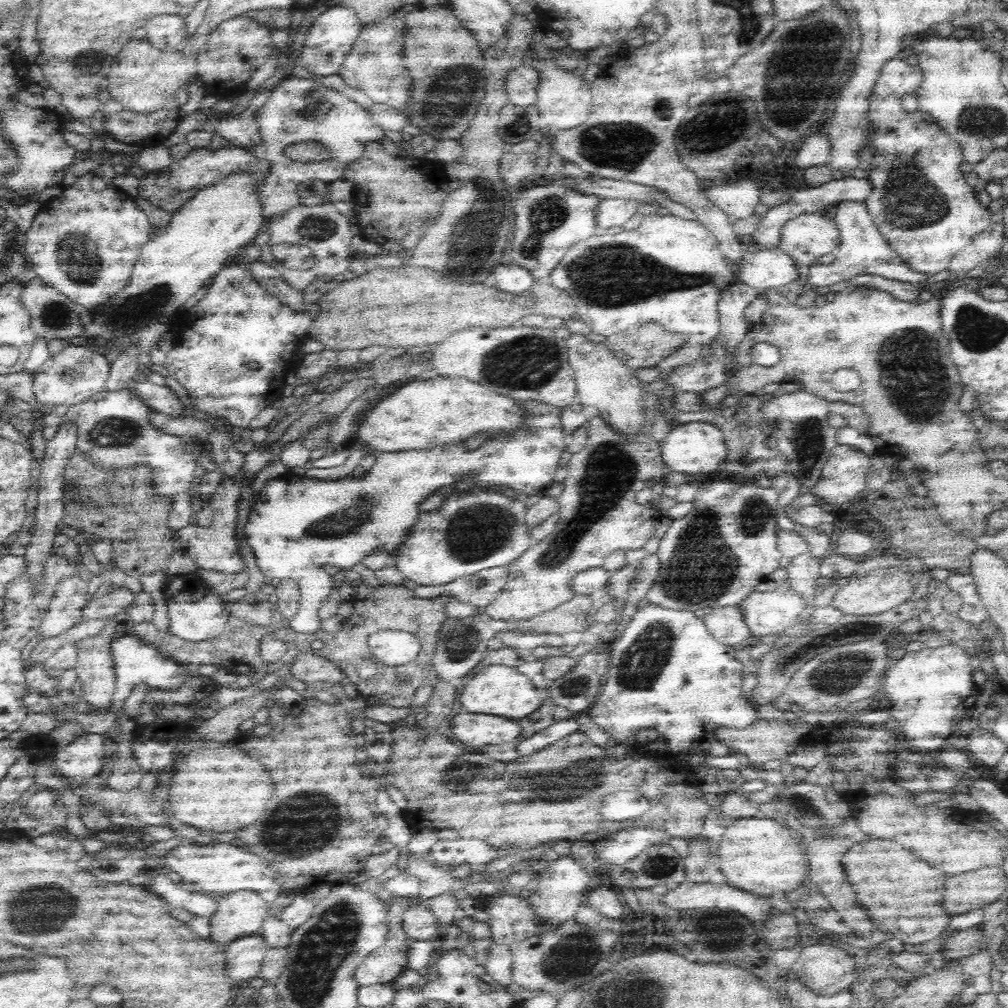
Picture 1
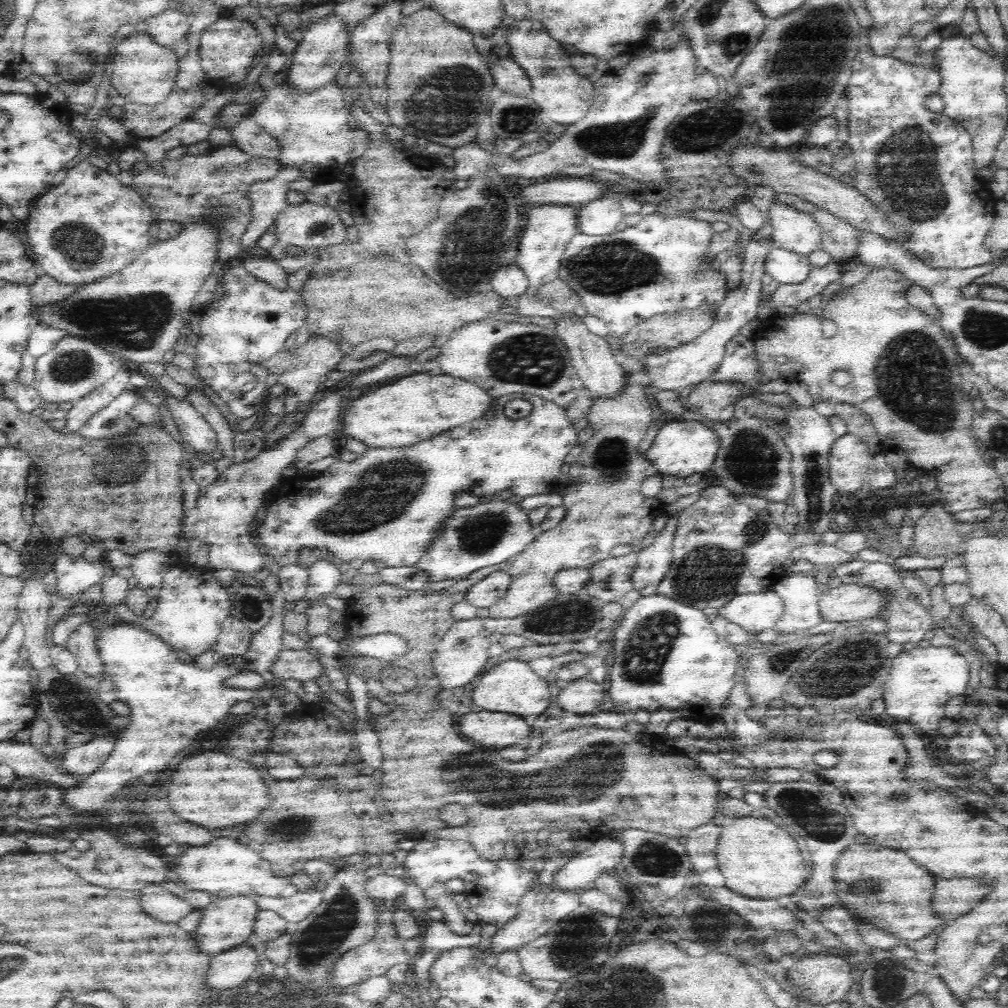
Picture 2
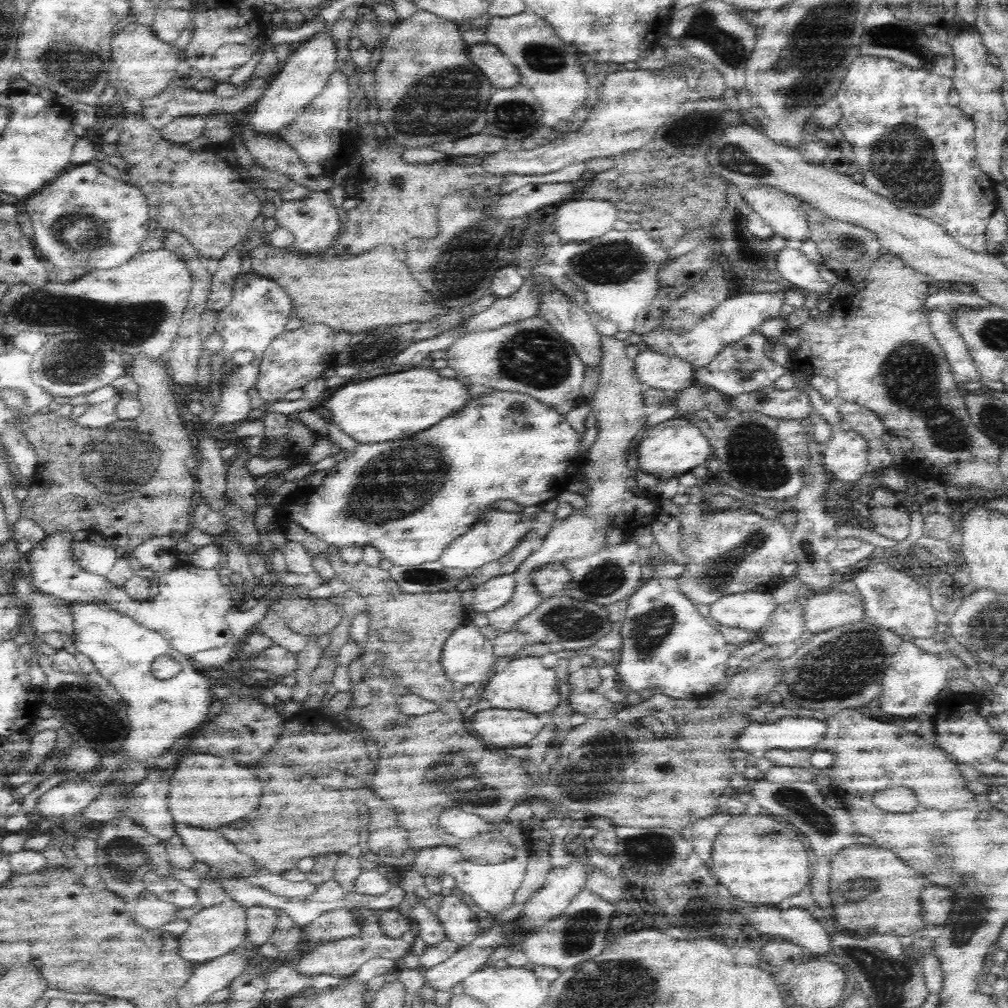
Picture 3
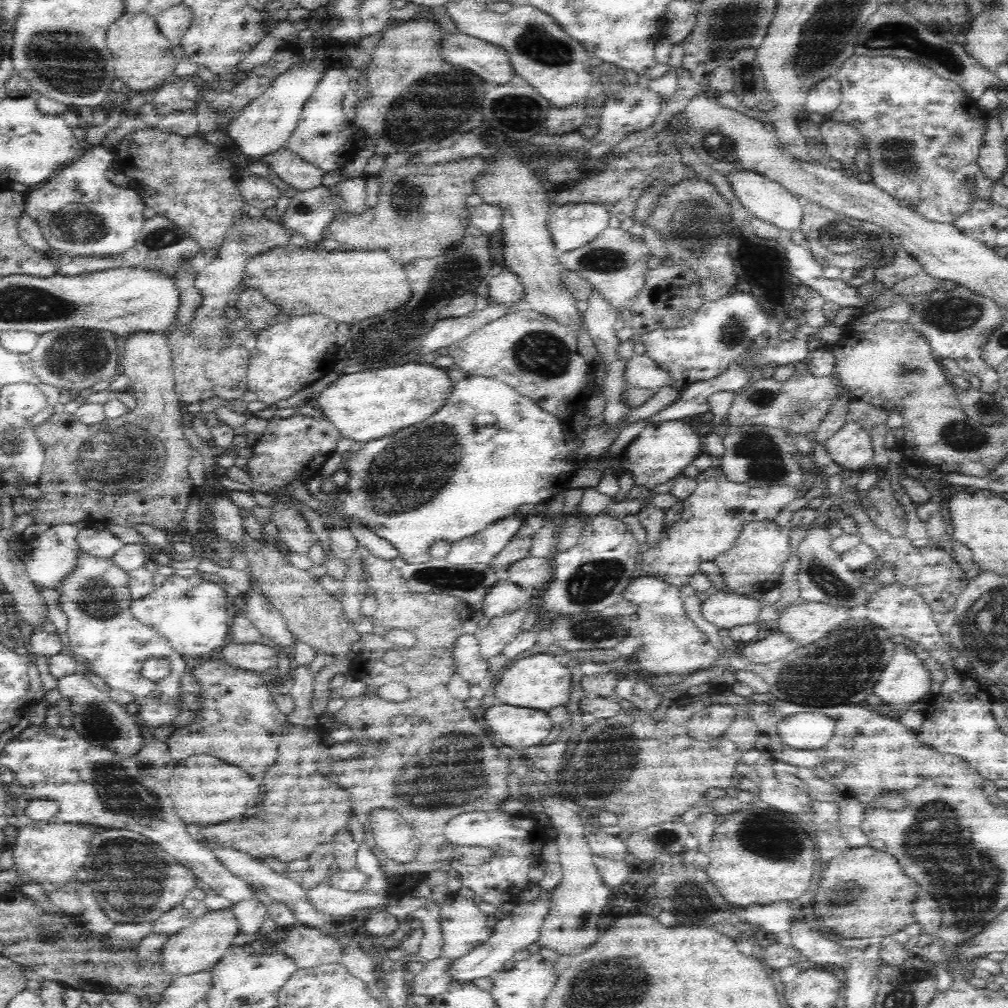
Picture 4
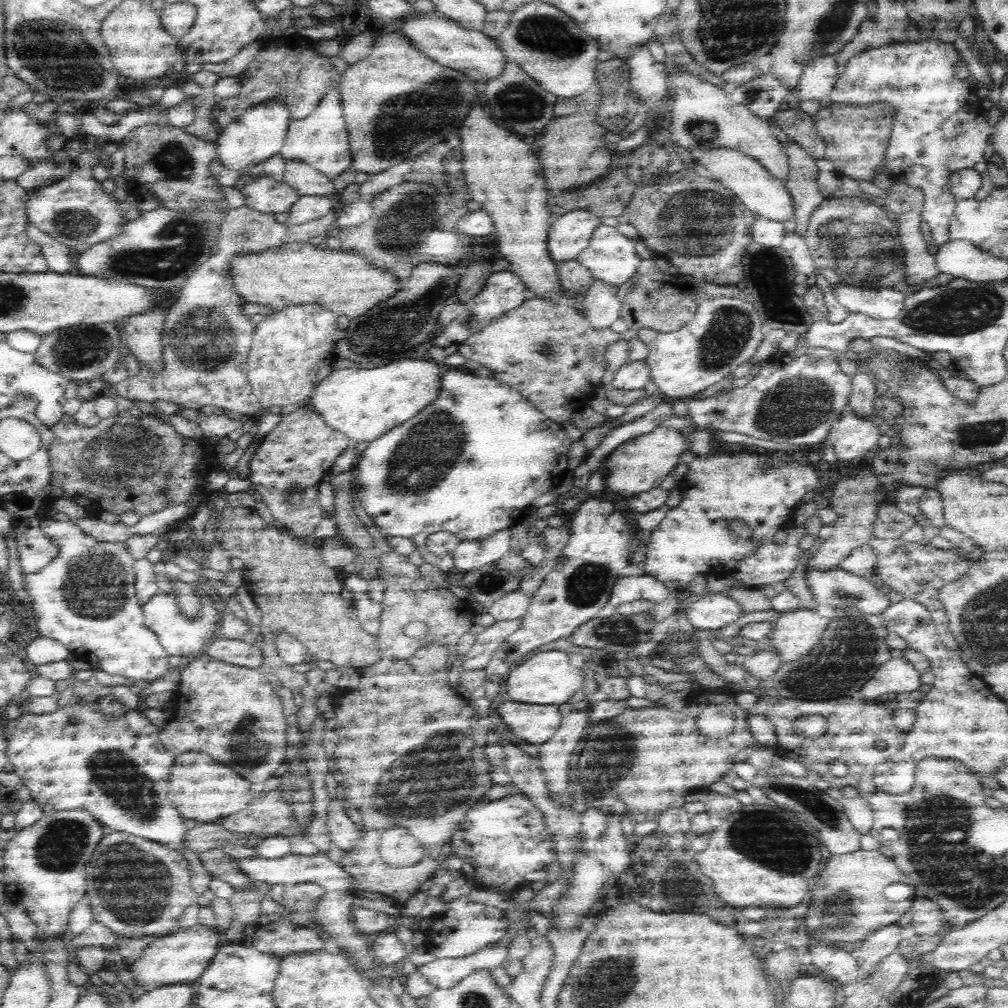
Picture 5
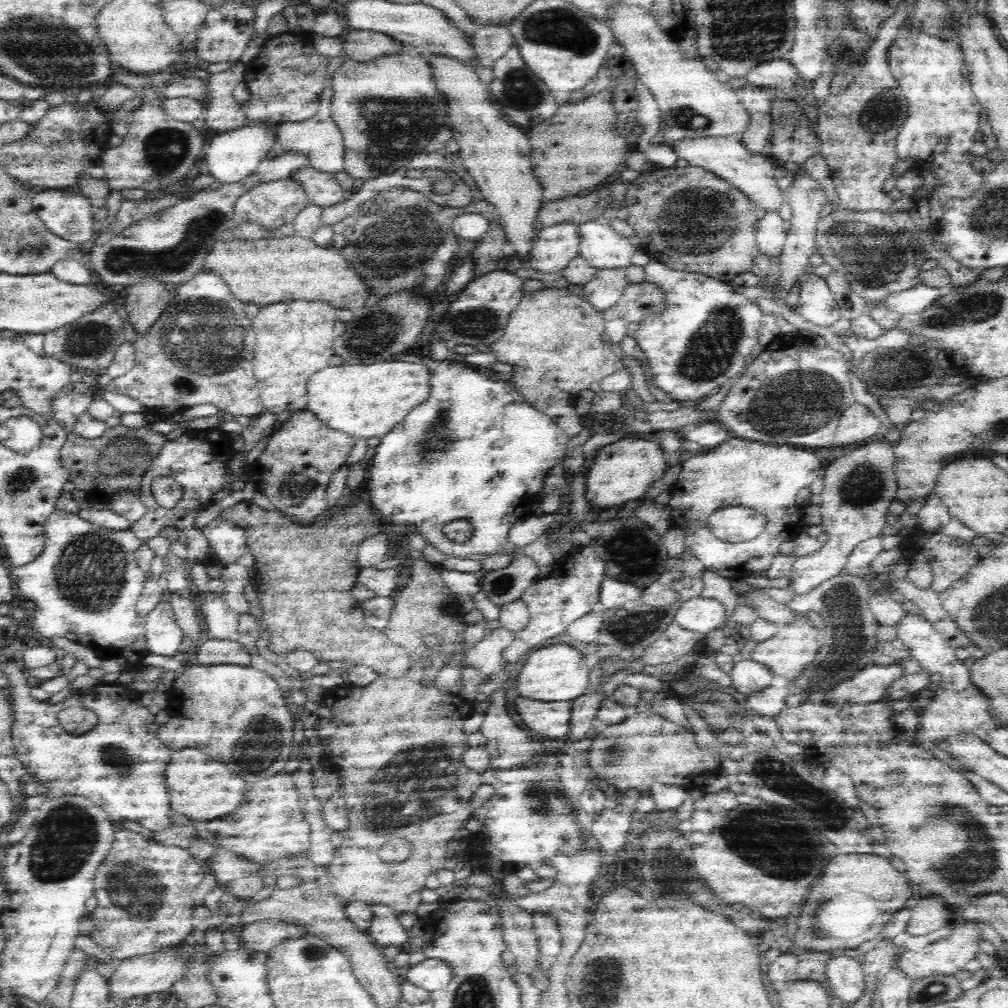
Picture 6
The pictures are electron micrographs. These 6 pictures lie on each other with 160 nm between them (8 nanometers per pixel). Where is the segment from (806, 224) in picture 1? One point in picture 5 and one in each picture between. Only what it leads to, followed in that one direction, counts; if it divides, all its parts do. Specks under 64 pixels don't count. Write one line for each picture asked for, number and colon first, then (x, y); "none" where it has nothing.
2: (798, 232)
3: (783, 212)
4: (769, 201)
5: (763, 195)

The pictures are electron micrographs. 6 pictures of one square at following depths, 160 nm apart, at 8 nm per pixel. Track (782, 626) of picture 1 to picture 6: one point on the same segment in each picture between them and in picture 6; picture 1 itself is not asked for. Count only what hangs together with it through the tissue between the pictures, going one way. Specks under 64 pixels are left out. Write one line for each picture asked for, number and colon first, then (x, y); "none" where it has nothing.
2: (753, 612)
3: (750, 611)
4: (727, 610)
5: (712, 611)
6: (702, 615)

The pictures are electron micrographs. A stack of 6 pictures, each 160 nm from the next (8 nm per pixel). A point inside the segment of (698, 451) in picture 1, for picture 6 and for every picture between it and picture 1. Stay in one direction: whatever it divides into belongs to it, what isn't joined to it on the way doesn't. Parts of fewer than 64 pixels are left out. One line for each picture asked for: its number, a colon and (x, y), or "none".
2: (682, 448)
3: (667, 450)
4: (662, 451)
5: (639, 465)
6: (626, 470)

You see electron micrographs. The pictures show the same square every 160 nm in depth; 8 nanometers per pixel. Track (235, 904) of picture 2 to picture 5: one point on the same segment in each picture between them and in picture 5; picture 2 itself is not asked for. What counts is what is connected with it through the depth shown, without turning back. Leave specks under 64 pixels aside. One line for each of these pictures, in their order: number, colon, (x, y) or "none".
3: (216, 930)
4: (200, 946)
5: (182, 957)

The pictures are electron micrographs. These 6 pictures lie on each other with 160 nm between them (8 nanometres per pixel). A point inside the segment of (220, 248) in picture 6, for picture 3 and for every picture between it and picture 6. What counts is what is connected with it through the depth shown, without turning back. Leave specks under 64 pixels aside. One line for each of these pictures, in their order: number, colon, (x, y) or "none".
3: (372, 290)
4: (347, 287)
5: (293, 274)

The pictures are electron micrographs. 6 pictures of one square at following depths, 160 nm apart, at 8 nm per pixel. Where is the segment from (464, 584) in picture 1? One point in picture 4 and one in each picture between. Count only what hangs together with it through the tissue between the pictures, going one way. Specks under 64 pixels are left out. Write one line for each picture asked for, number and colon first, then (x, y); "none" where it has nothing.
2: (485, 593)
3: (493, 593)
4: (503, 596)

